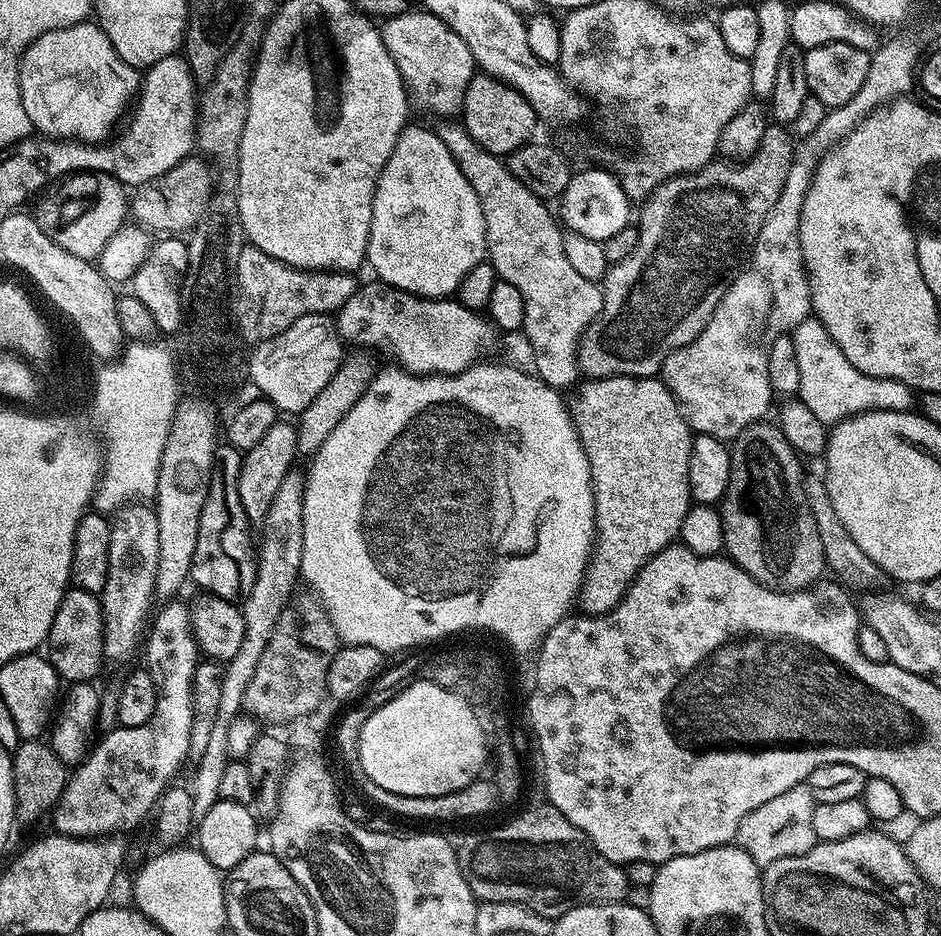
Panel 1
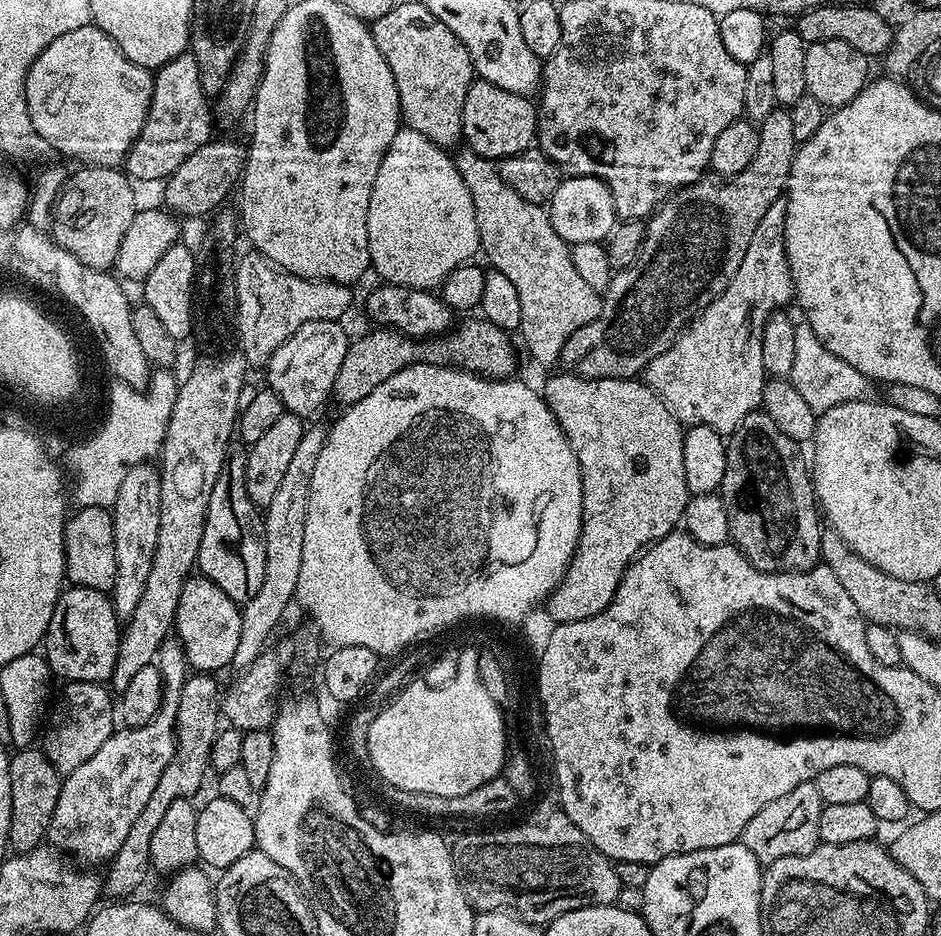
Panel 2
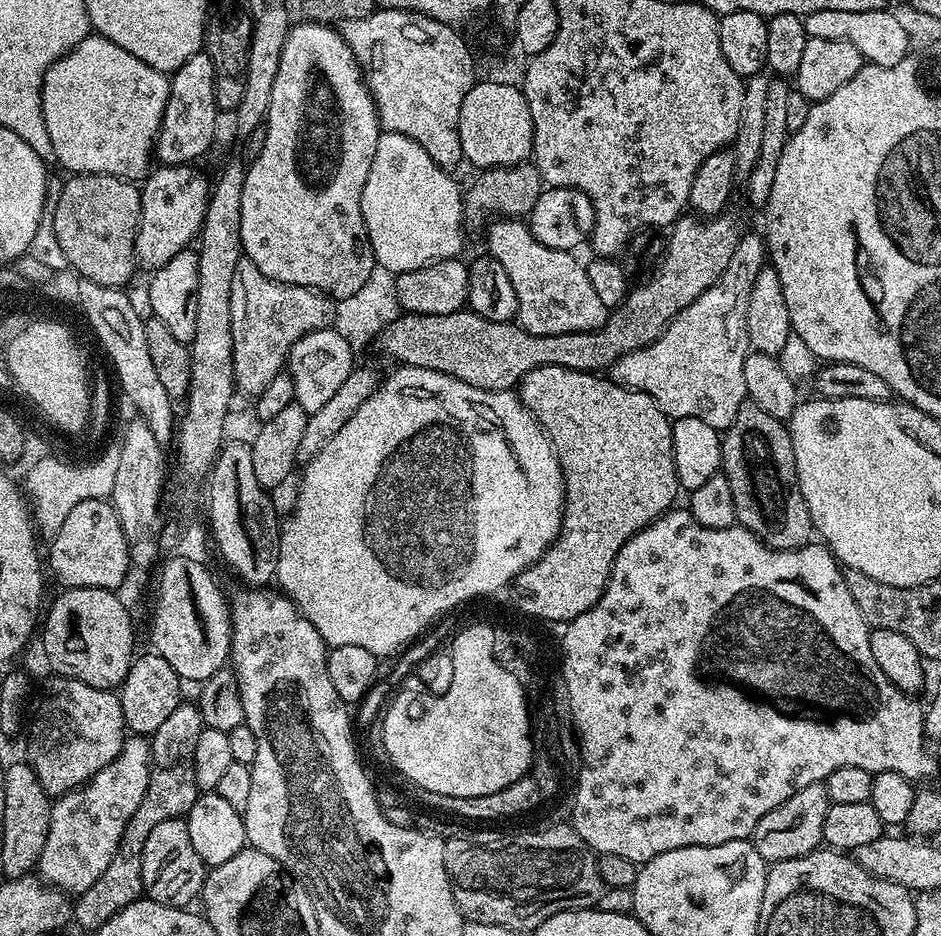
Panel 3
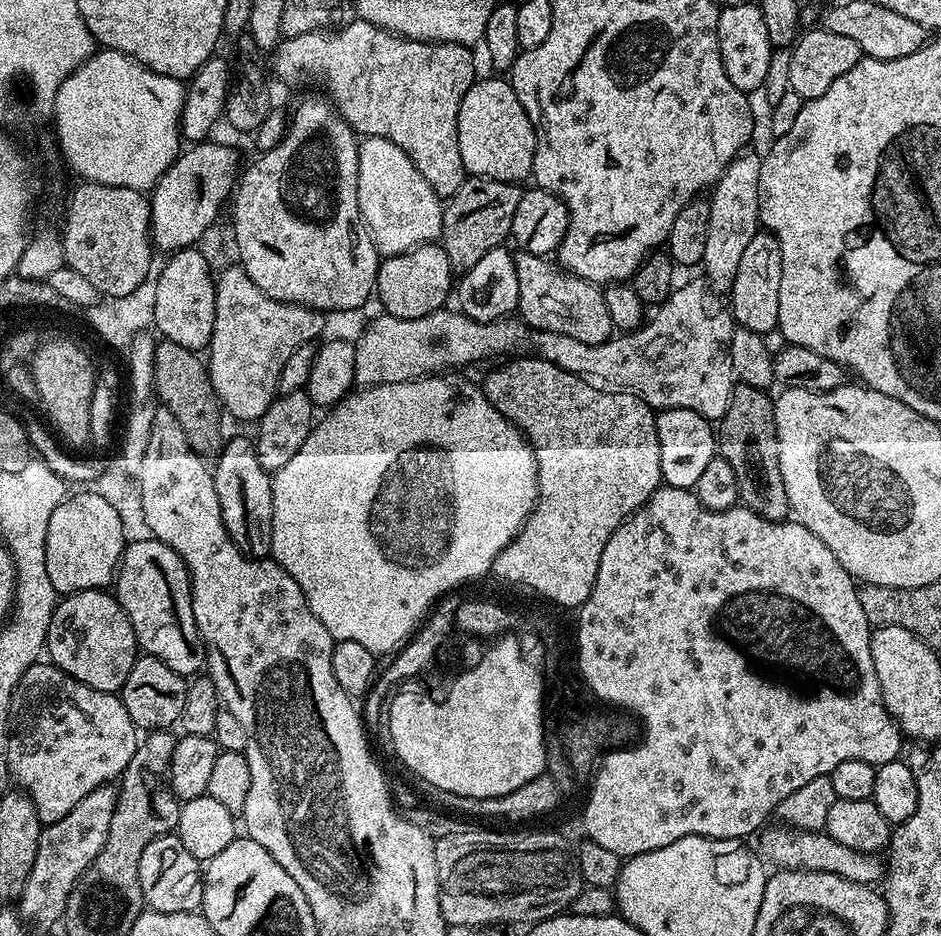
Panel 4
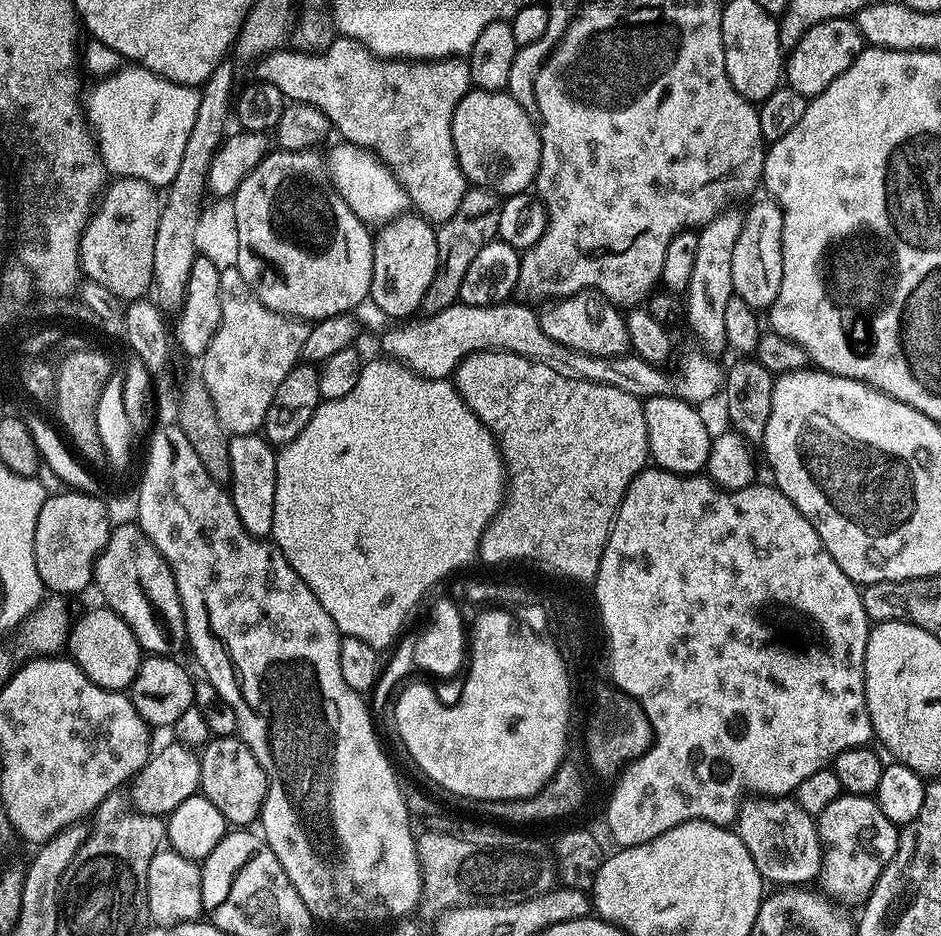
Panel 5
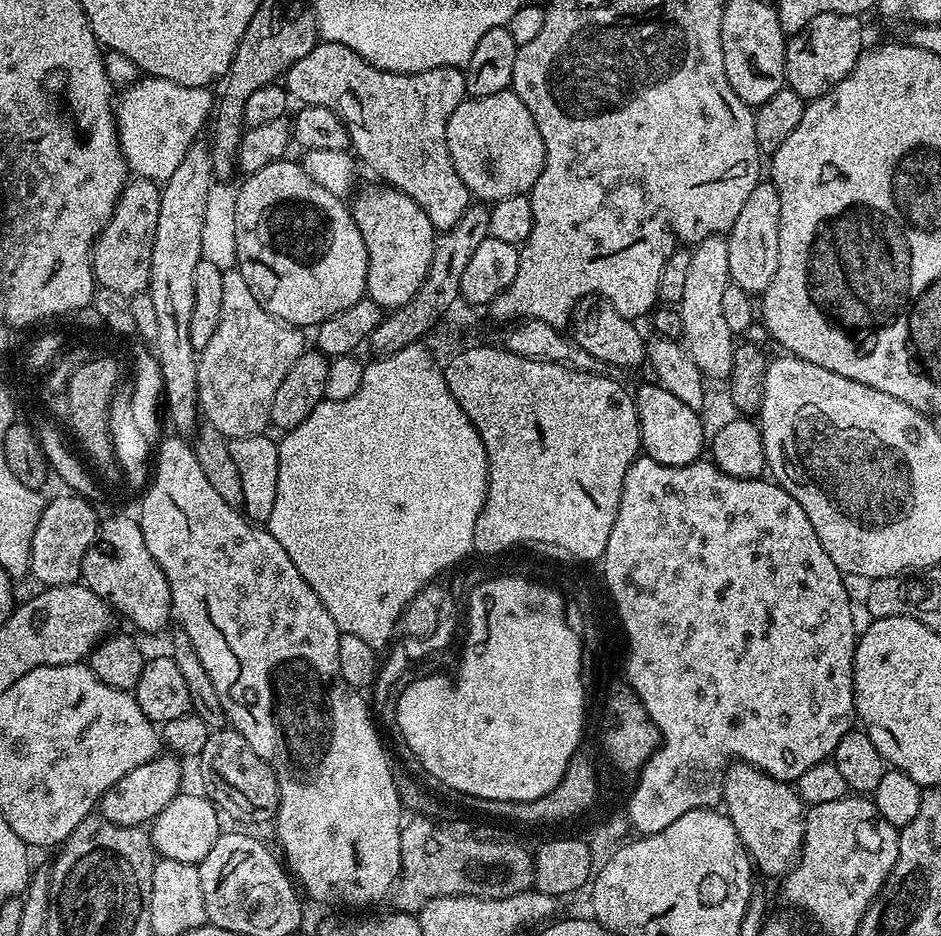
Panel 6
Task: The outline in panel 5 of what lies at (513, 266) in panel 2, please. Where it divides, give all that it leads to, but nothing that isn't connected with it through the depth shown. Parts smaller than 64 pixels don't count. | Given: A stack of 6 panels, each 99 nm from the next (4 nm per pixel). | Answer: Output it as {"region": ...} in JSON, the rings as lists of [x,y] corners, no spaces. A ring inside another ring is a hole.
{"region":[[[585,290],[545,304],[548,305],[538,312],[540,325],[546,334],[550,334],[550,338],[554,338],[554,342],[562,342],[562,346],[570,346],[570,350],[591,356],[623,356],[629,351],[625,313],[602,293]]]}

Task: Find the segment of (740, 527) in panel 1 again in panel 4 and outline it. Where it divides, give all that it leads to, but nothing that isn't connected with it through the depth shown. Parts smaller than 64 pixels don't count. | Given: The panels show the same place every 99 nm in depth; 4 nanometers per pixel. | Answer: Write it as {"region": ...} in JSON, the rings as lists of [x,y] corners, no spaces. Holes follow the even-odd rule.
{"region":[[[737,383],[732,390],[730,406],[718,424],[718,452],[730,462],[738,478],[739,503],[769,520],[789,519],[786,485],[782,483],[782,466],[778,466],[778,430],[773,397],[763,388]]]}

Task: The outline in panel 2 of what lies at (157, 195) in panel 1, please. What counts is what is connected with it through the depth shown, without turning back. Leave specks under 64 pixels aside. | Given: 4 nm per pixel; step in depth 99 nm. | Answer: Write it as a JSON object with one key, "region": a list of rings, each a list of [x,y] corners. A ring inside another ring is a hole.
{"region":[[[213,138],[206,141],[174,174],[163,181],[164,204],[167,211],[177,217],[204,216],[215,213],[225,203],[228,195],[233,195],[244,175],[244,163],[248,161],[248,149],[243,143],[236,140],[219,140]],[[224,200],[224,201],[223,201]],[[208,212],[208,213],[207,213]]]}

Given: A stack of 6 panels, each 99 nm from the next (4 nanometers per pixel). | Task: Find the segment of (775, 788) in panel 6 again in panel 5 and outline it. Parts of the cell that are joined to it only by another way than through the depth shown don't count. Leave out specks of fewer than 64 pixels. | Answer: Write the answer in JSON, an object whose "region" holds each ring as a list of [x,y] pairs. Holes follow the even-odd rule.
{"region":[[[758,798],[741,807],[734,825],[740,841],[750,850],[760,877],[772,886],[804,886],[815,881],[824,864],[824,846],[816,820],[792,798]]]}

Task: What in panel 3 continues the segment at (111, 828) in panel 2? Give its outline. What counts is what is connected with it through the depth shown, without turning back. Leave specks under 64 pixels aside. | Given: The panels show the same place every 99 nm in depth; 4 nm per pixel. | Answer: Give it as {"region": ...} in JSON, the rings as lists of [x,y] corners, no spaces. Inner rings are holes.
{"region":[[[132,734],[110,766],[102,766],[81,788],[59,797],[50,814],[50,834],[46,834],[46,847],[38,865],[39,879],[65,894],[90,890],[110,866],[134,810],[142,806],[151,773],[152,745],[145,737]]]}

